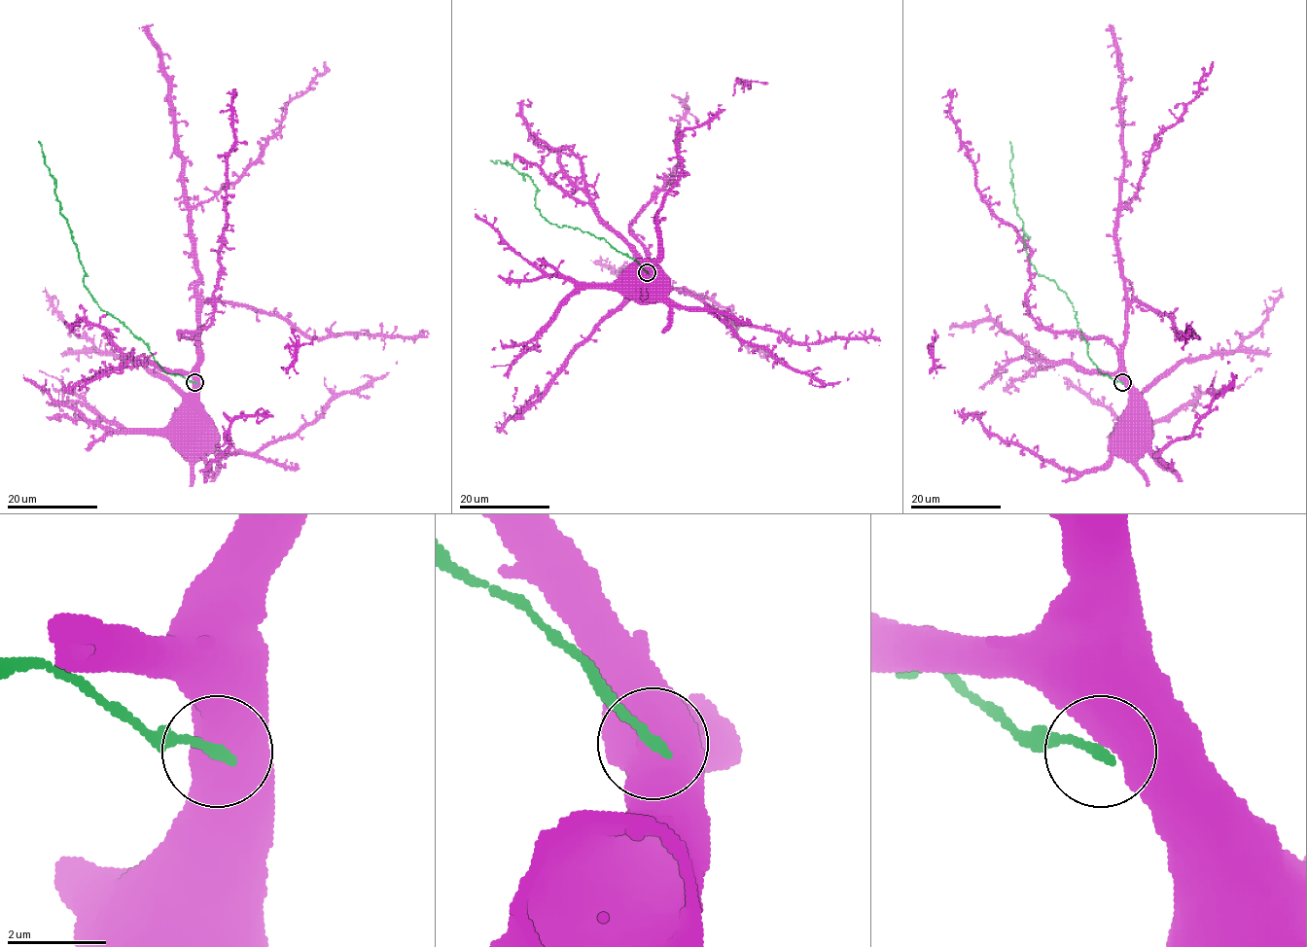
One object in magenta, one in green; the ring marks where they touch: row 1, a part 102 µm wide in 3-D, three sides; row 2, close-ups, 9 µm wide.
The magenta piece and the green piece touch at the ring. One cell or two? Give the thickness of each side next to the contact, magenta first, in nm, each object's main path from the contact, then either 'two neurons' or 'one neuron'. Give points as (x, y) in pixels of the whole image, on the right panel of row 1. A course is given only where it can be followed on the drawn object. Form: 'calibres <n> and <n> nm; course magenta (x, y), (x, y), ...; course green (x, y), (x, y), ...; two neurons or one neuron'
calibres 750 and 220 nm; course magenta (1122, 381), (1129, 394), (1129, 404), (1112, 434), (1112, 438), (1116, 435); course green (1122, 383), (1102, 373), (1088, 356), (1067, 294), (1041, 276), (1028, 257), (1014, 203), (1009, 141); two neurons

